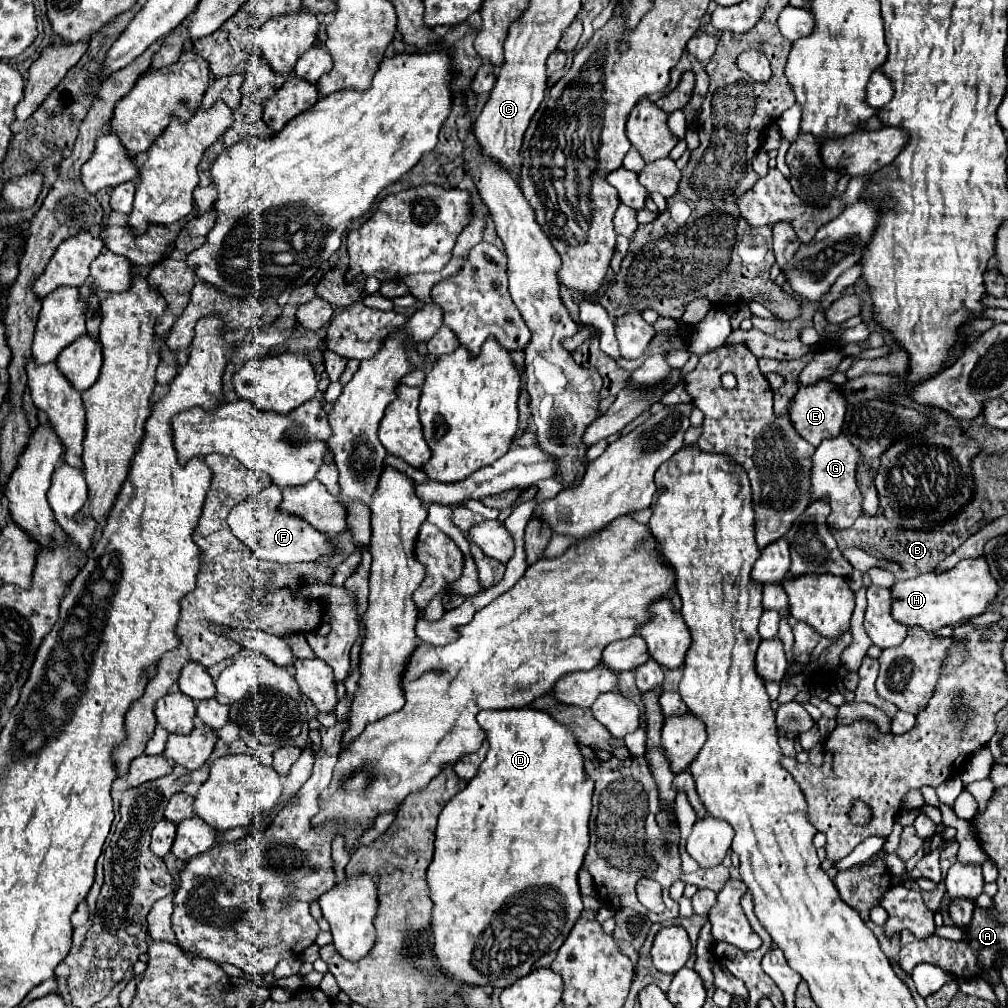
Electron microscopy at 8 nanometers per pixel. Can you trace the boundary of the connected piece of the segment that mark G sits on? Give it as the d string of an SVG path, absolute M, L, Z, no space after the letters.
M839 435L835 439L823 441L815 455L813 455L813 475L811 475L811 487L813 487L813 501L815 499L827 499L831 505L829 525L833 529L847 529L853 525L853 521L863 513L863 495L857 483L857 467L861 463L861 451L847 441L845 435Z

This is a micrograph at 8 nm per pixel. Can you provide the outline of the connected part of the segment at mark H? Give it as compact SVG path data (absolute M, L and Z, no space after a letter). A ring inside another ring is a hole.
M983 557L963 559L953 569L945 573L921 573L913 579L897 581L891 587L891 615L895 621L907 629L921 627L927 633L935 633L945 625L955 625L959 621L969 621L975 615L987 611L987 605L995 599L999 587L991 577Z

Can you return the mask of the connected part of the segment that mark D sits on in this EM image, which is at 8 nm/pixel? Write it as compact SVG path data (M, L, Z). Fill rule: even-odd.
M501 709L501 711L481 711L477 715L477 721L481 729L487 735L489 741L489 753L485 761L481 763L477 775L469 781L469 785L457 793L441 811L437 833L435 833L435 857L427 869L427 881L431 885L431 899L435 903L433 907L433 919L431 919L431 933L433 933L433 953L439 959L441 967L447 969L453 977L459 981L467 981L471 985L483 985L483 987L497 987L505 989L517 979L525 977L533 963L541 959L547 953L557 951L567 935L571 933L573 925L577 923L583 901L581 891L577 883L577 873L583 867L583 859L589 849L589 819L593 809L593 781L589 781L585 773L585 757L581 753L579 741L573 735L567 725L561 725L555 721L549 713L537 711L537 709Z

